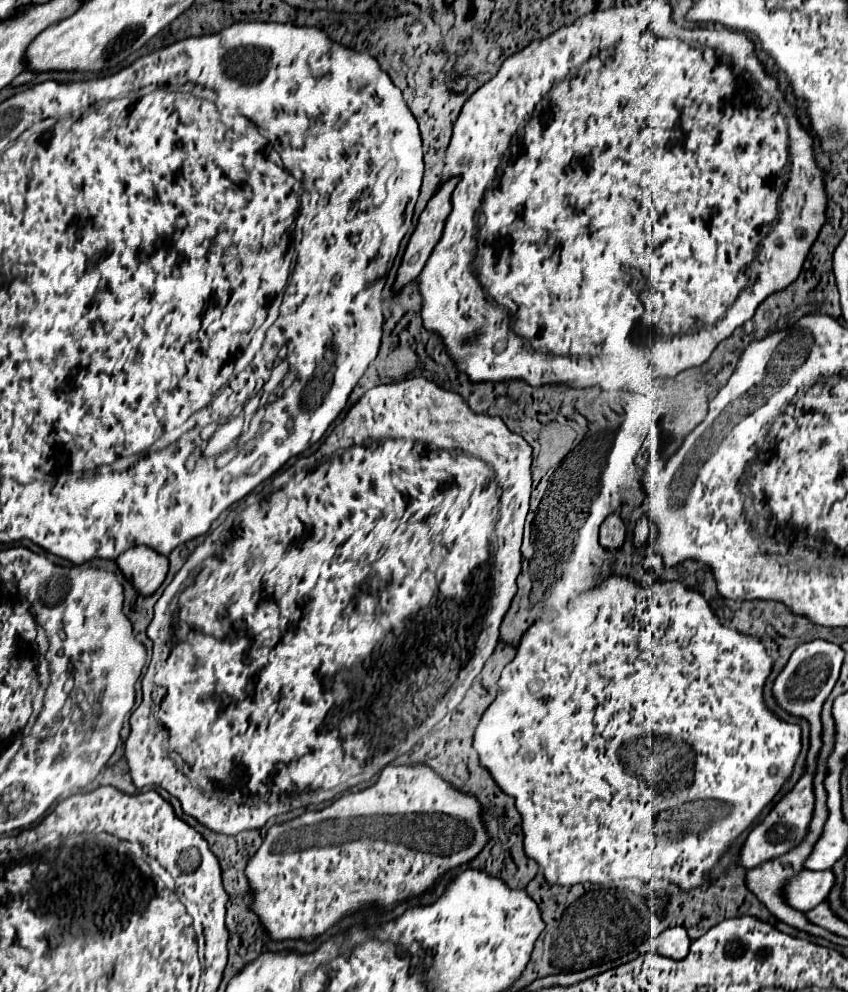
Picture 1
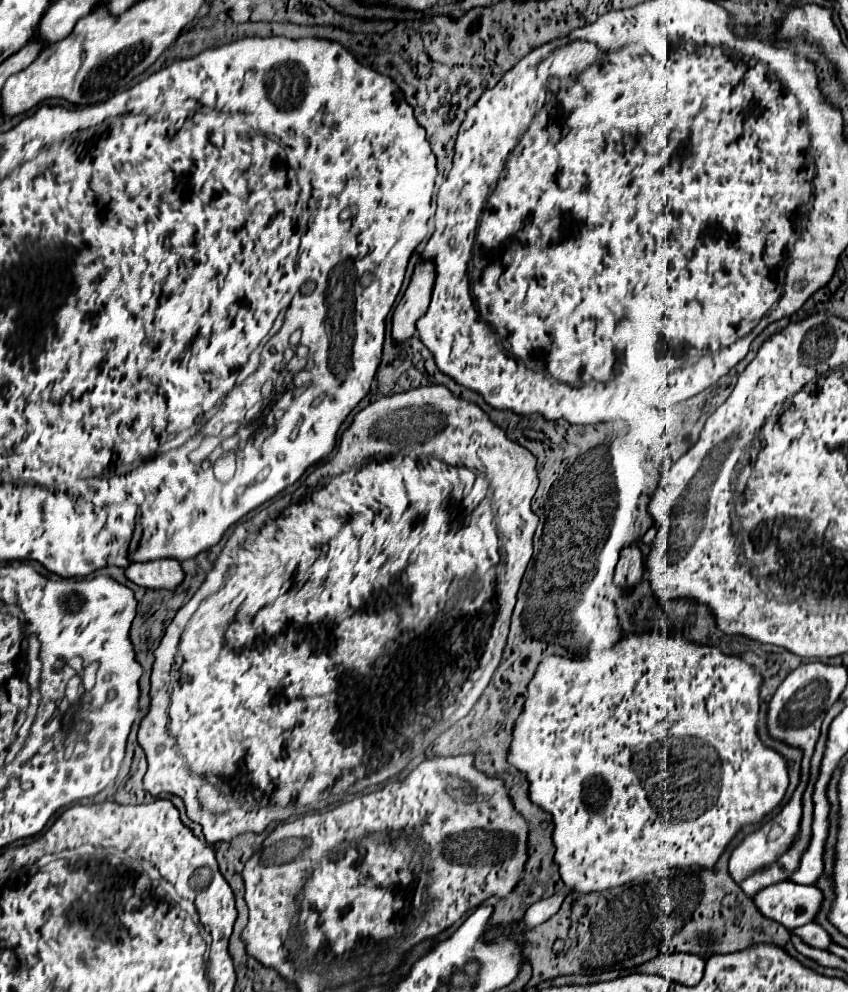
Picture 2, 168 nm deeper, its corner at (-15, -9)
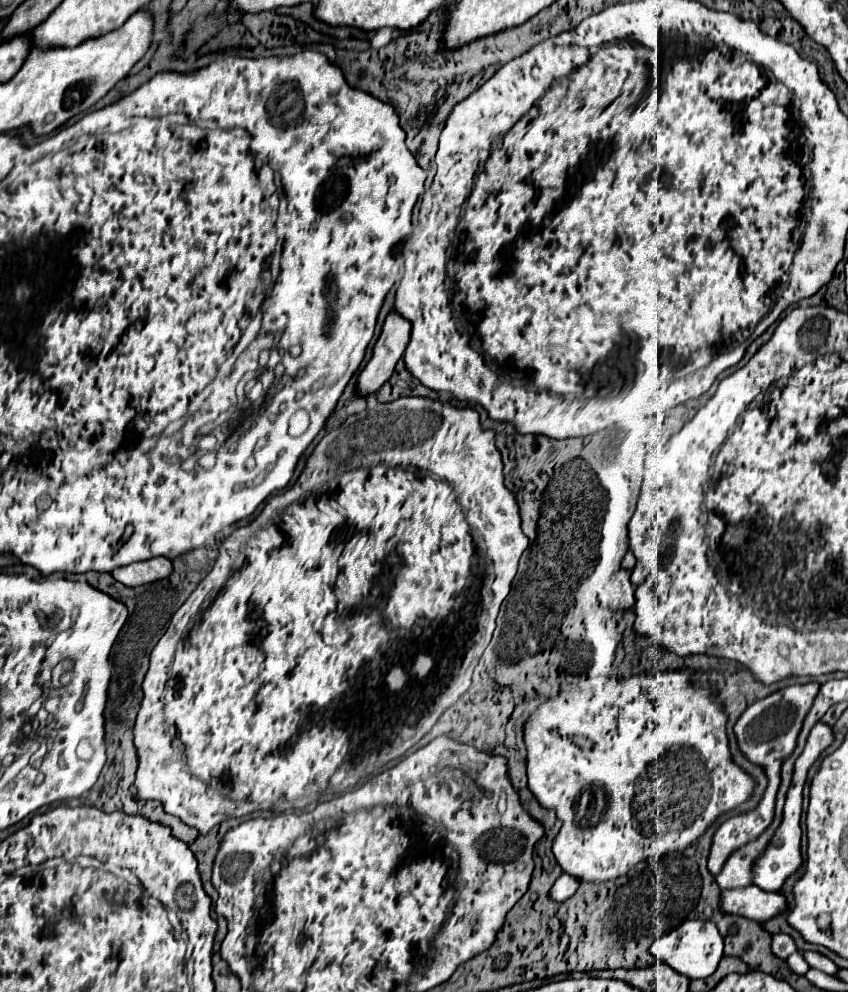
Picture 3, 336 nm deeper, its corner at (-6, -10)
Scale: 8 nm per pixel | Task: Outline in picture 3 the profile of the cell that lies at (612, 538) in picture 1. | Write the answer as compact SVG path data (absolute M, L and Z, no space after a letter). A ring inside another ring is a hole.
M619 569L619 571L609 579L607 591L605 591L605 607L609 607L609 609L619 609L619 611L633 607L633 603L635 603L635 599L633 599L635 587L631 585L629 575L631 575L629 569Z

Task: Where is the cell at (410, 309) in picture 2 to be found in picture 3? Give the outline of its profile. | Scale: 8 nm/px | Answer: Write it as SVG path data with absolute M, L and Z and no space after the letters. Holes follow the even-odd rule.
M395 309L387 315L383 331L375 343L373 357L367 367L361 371L357 389L361 395L377 393L383 383L393 375L397 361L403 357L403 351L409 343L411 321L403 319Z

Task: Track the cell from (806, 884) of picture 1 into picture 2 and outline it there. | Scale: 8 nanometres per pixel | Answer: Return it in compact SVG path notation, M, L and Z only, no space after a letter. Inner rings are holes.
M778 882L756 892L752 900L760 914L792 930L814 920L822 902L822 892L816 886Z

